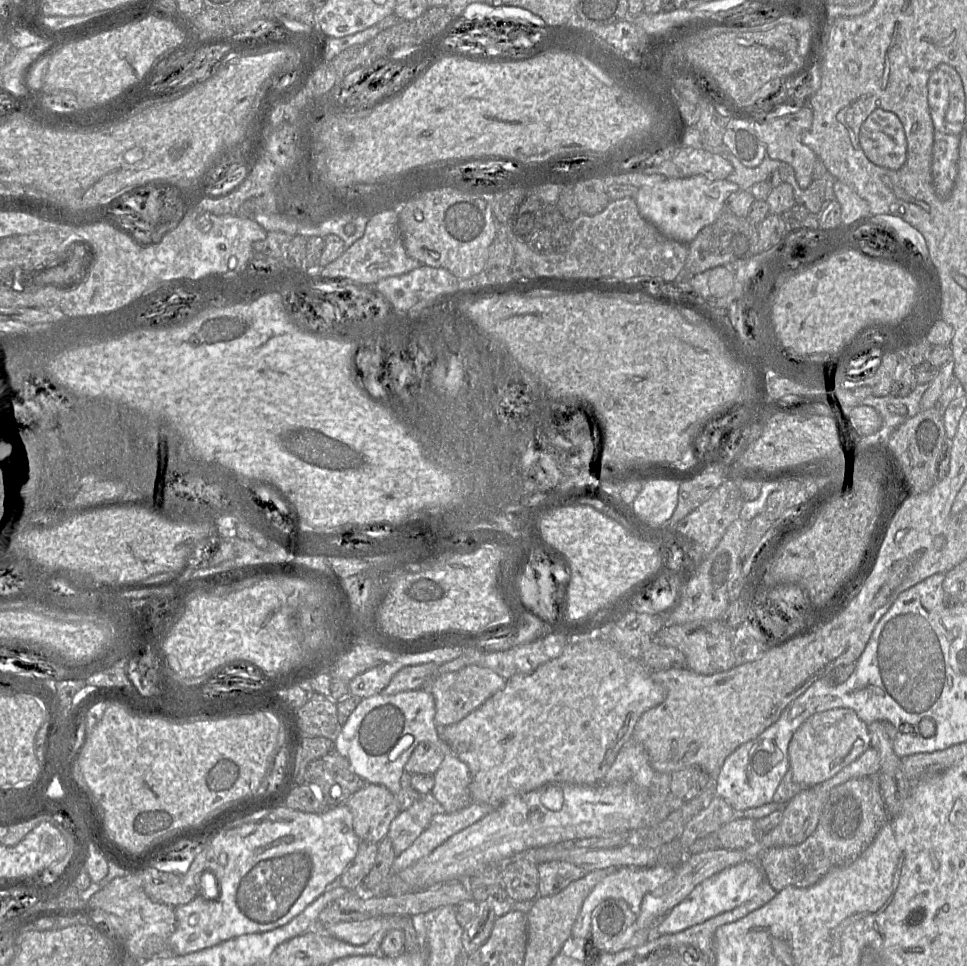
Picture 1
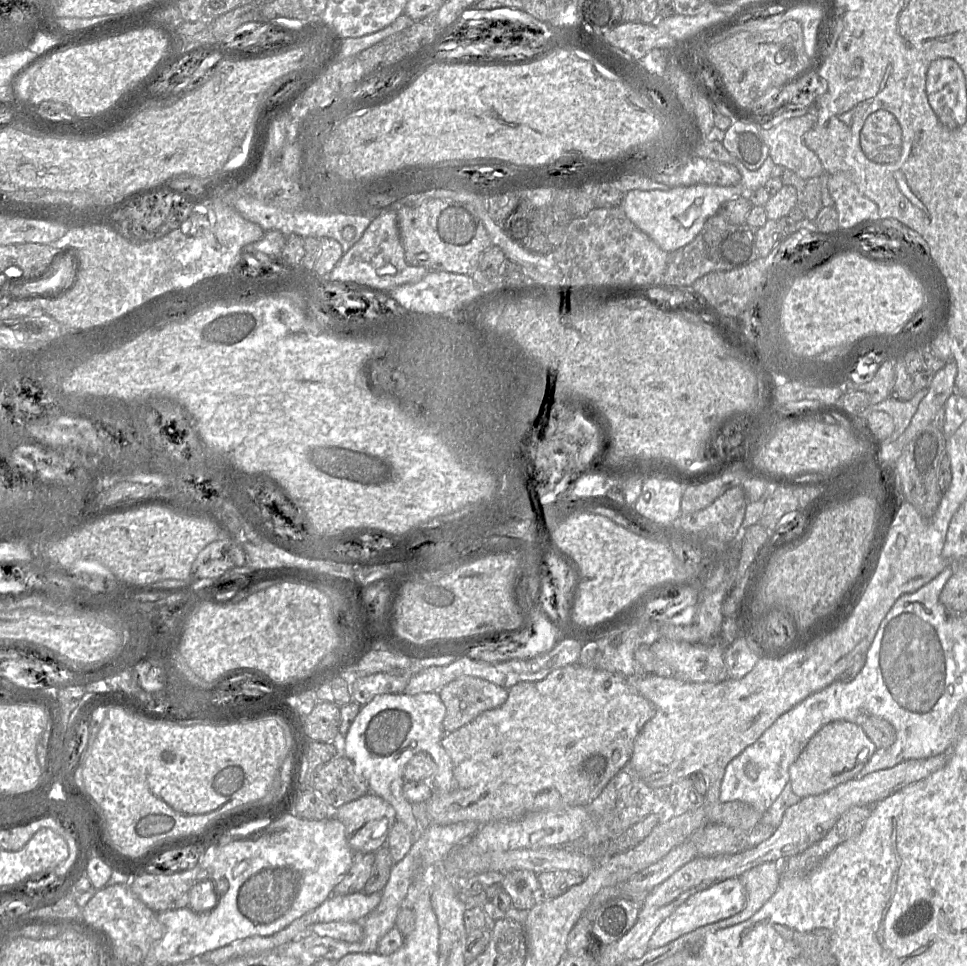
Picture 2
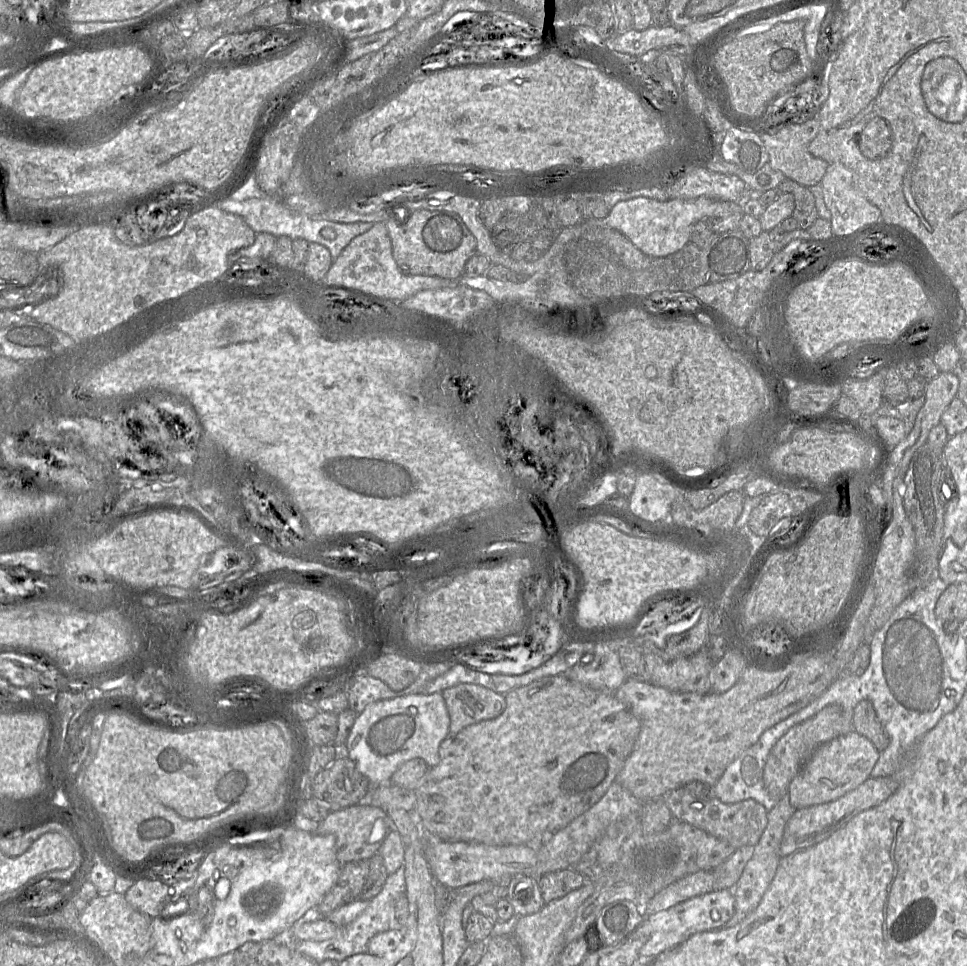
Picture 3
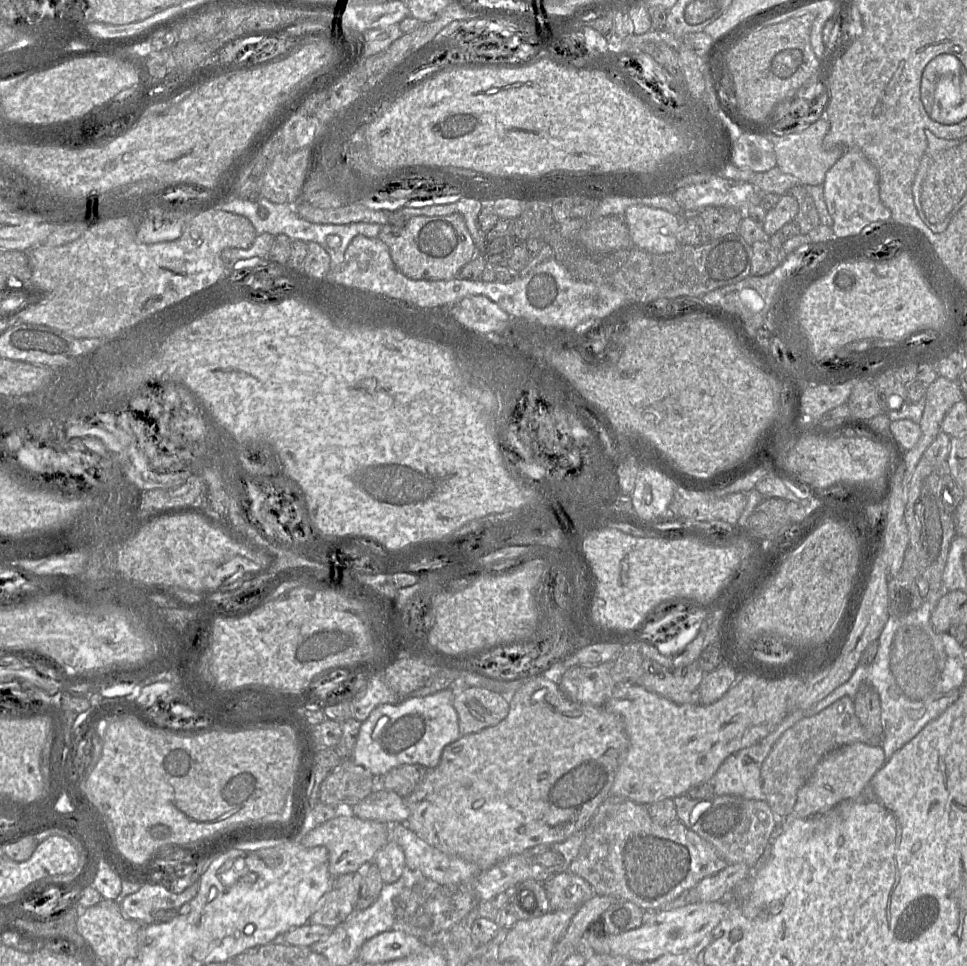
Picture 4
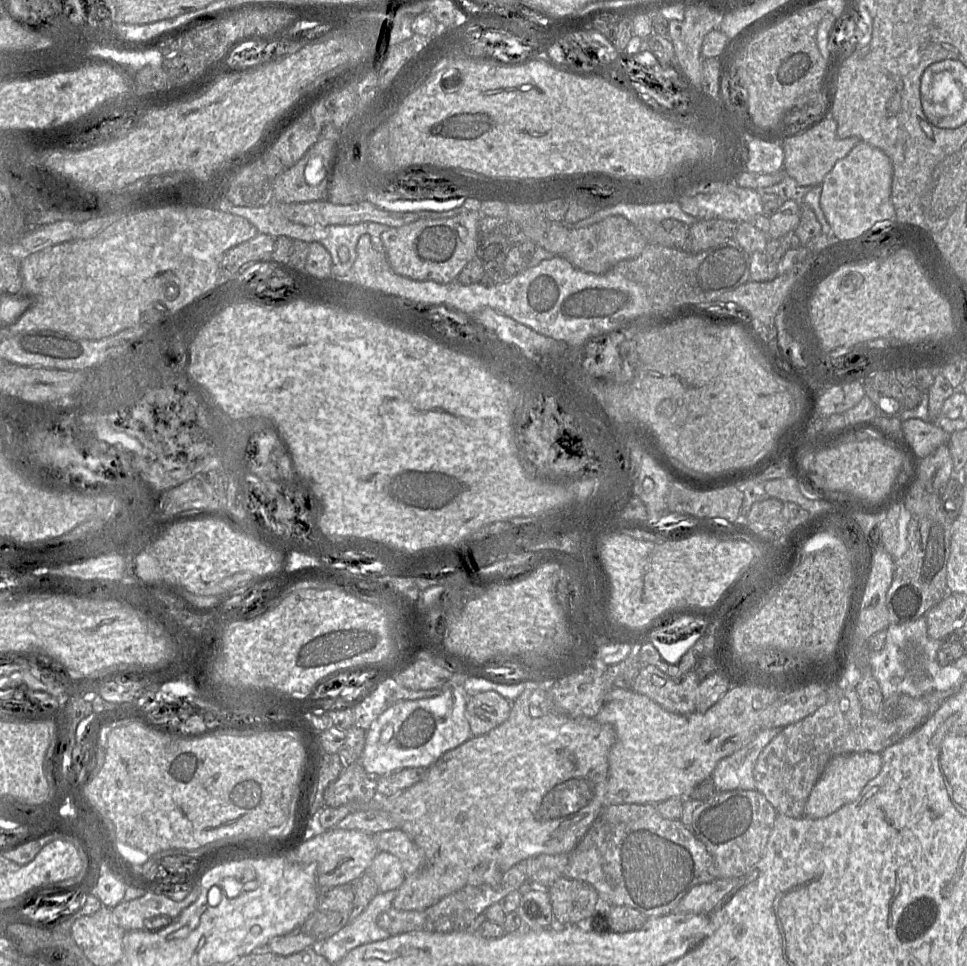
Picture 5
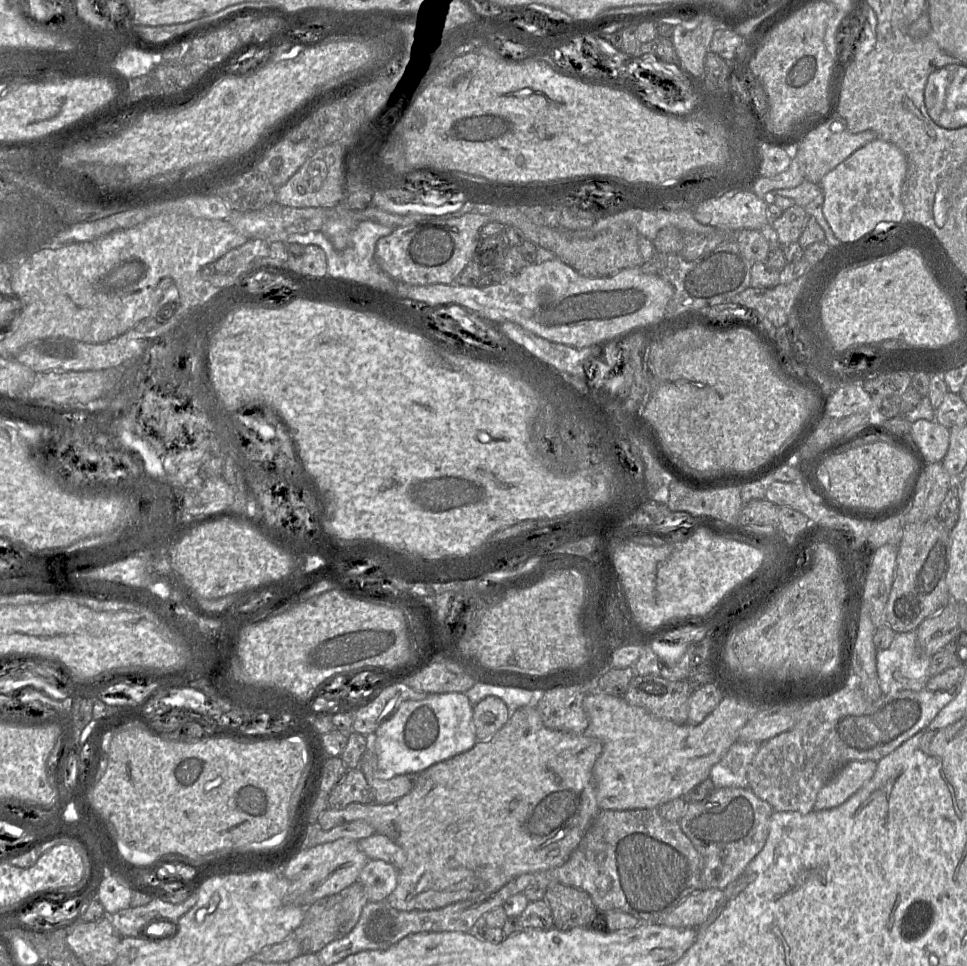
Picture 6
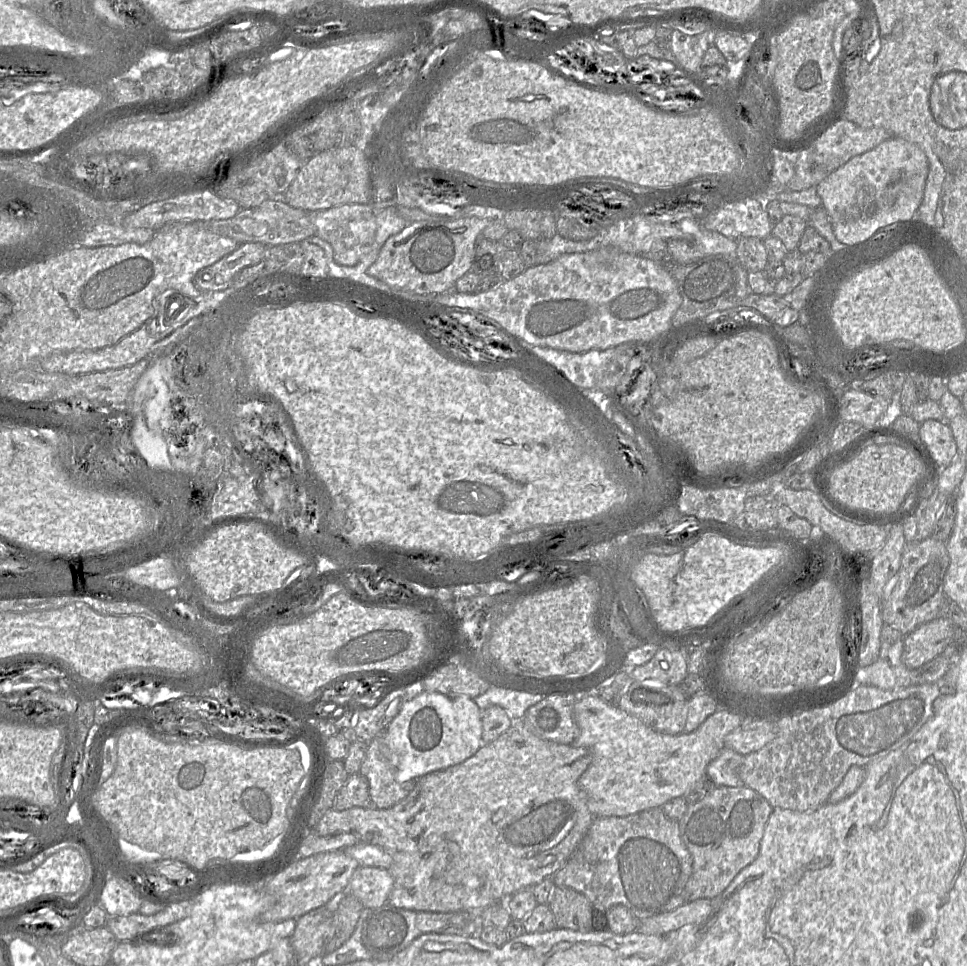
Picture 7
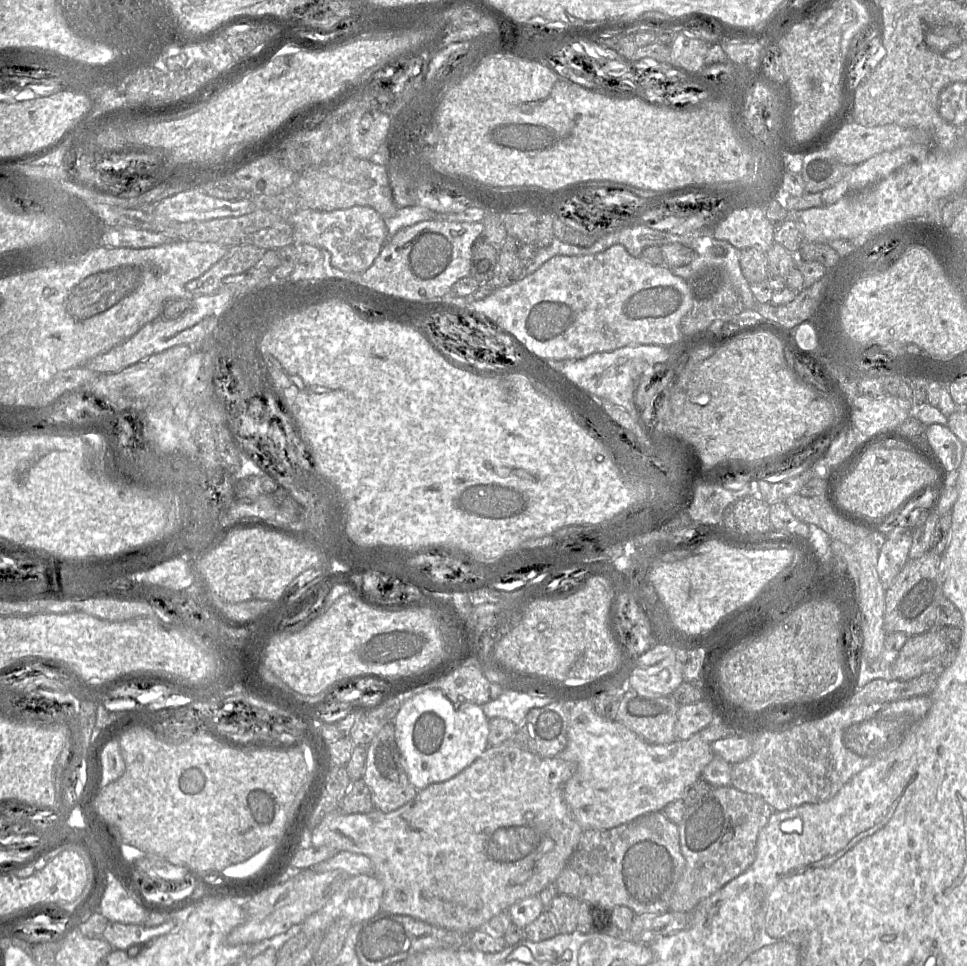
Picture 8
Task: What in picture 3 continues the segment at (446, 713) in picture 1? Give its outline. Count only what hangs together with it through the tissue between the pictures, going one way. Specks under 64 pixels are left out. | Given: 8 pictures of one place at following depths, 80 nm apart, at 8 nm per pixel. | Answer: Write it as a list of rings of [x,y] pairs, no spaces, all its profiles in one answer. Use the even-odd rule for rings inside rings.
[[[461,683],[443,690],[450,717],[449,735],[498,717],[506,707],[505,695],[477,684]]]

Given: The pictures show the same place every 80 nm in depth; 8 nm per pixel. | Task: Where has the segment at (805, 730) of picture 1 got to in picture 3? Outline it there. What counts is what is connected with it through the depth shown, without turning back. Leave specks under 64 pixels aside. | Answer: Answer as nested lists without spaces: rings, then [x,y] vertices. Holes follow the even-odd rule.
[[[855,730],[821,744],[789,784],[791,805],[801,809],[840,798],[870,778],[879,756],[874,744]]]

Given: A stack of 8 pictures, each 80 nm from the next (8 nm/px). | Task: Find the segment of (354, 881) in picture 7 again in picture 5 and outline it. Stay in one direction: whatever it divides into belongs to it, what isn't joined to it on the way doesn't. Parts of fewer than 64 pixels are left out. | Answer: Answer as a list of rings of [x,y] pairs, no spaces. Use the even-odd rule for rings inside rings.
[[[383,851],[377,853],[366,872],[376,883],[379,893],[397,890],[406,877],[400,860]]]

